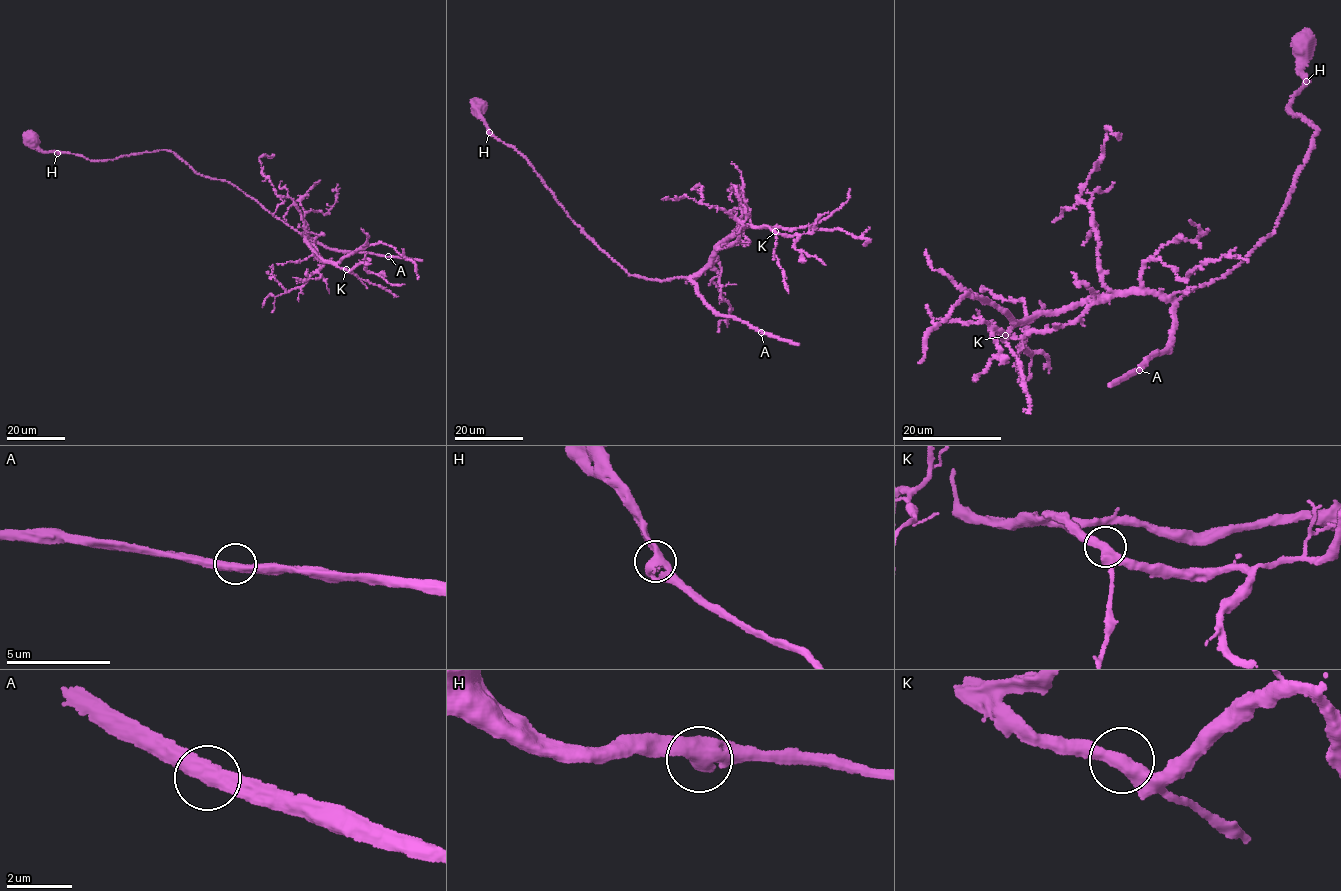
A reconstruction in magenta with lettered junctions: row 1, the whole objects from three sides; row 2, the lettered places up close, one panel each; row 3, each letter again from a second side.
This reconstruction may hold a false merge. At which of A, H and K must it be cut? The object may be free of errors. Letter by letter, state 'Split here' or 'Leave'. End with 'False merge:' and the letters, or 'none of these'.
A: Leave
H: Leave
K: Leave
False merge: none of these

